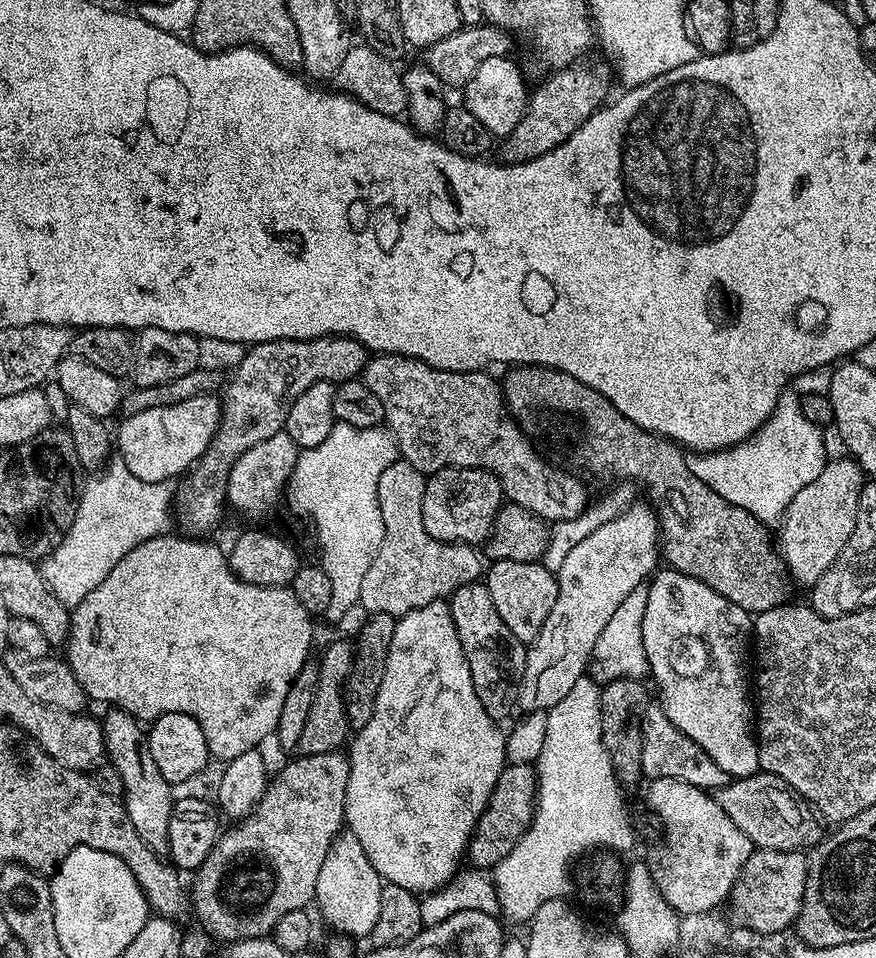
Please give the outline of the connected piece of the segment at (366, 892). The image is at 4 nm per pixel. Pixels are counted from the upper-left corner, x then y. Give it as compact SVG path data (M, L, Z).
M344 830L330 846L330 850L326 854L326 862L322 862L322 870L318 870L314 908L320 911L321 918L330 927L338 931L336 933L348 938L351 938L350 936L368 938L371 937L374 930L374 922L378 922L378 910L382 906L384 885L385 881L381 880L378 870L374 870L374 866L370 866L370 858L366 858L366 850L362 850L362 842L358 842L358 838L354 838L352 832Z

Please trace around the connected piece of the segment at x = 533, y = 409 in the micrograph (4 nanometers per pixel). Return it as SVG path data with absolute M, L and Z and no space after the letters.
M539 364L512 366L502 379L505 405L513 420L532 438L541 436L552 448L568 452L572 448L572 460L584 472L600 476L609 472L612 476L625 476L628 480L640 479L648 487L650 495L656 499L654 508L658 515L660 546L667 565L678 569L688 577L698 578L730 602L742 606L749 614L765 612L776 608L789 599L790 577L779 554L774 536L768 533L769 525L734 506L722 498L706 482L702 482L690 470L685 449L642 430L630 418L622 415L598 390L578 382L570 374L559 372L557 368L542 368Z

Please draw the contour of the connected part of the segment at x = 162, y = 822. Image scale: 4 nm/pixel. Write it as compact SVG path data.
M118 707L105 712L108 713L102 716L102 723L106 760L122 776L122 803L126 814L130 822L134 822L134 830L138 830L142 842L146 842L150 850L167 857L170 846L170 814L174 803L173 785L162 778L162 770L158 770L154 762L154 754L150 754L145 725Z

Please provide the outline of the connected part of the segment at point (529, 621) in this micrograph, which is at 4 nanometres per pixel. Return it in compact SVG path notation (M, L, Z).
M494 560L491 561L490 567L492 569L489 572L487 569L486 572L486 580L488 576L486 594L490 598L490 602L494 602L494 610L498 610L498 618L502 618L502 622L506 622L506 626L510 626L510 634L514 634L514 638L518 638L525 646L532 644L538 638L539 631L542 630L550 610L554 610L554 602L559 594L557 573L545 568L540 562L531 564L530 562Z

